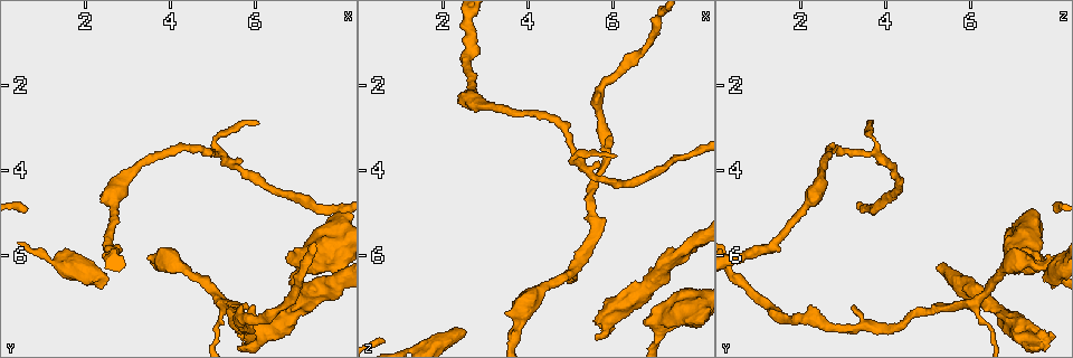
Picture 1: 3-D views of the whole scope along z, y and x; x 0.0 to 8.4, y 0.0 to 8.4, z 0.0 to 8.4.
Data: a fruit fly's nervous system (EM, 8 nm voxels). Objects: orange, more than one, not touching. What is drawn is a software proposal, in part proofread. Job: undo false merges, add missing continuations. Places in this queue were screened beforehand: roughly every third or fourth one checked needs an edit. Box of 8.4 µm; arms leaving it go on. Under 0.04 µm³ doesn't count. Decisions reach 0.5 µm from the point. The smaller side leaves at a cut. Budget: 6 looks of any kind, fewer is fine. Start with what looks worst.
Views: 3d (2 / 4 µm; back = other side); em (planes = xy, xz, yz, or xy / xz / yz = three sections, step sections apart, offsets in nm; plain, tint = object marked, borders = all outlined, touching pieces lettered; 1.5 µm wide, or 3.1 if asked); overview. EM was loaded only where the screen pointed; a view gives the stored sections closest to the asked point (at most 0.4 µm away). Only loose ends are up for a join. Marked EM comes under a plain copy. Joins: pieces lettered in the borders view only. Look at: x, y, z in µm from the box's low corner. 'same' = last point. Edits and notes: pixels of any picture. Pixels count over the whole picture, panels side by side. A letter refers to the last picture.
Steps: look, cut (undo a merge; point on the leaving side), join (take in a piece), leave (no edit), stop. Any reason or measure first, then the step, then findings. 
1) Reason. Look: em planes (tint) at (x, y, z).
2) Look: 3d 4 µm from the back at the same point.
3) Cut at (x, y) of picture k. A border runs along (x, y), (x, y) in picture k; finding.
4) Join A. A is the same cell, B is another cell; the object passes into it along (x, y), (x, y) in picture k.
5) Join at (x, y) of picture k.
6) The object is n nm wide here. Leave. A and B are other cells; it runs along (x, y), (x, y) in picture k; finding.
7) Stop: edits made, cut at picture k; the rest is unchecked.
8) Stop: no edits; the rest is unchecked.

Stops while still wide. Look: 3d 4 µm at (2.55, 6.45, 7.70).

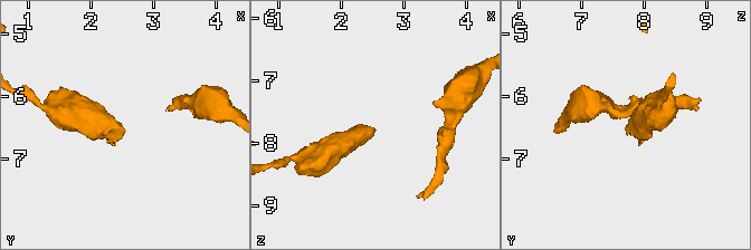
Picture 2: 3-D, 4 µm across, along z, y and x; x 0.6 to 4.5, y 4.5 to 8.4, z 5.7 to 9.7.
Shape alone is not enough. Look: em planes (borders) at (2.55, 6.45, 7.75).

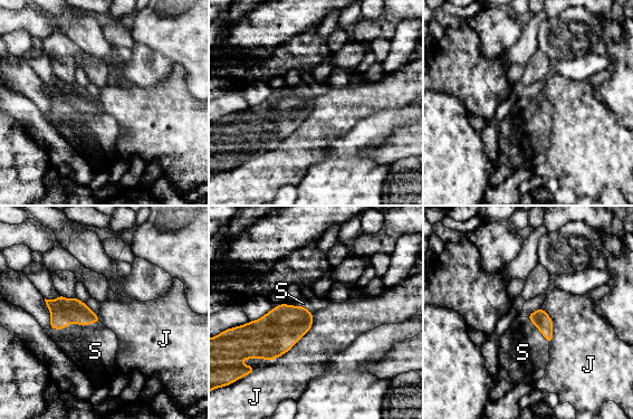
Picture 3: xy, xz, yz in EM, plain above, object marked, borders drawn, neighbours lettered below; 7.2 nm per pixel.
The longest contact is with J, 400 nm. Join S. S is the same cell, J is another cell; the object passes into it along (540, 320), (538, 329), (523, 352) in picture 3; it goes on there.

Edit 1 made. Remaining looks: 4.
Look: overview.

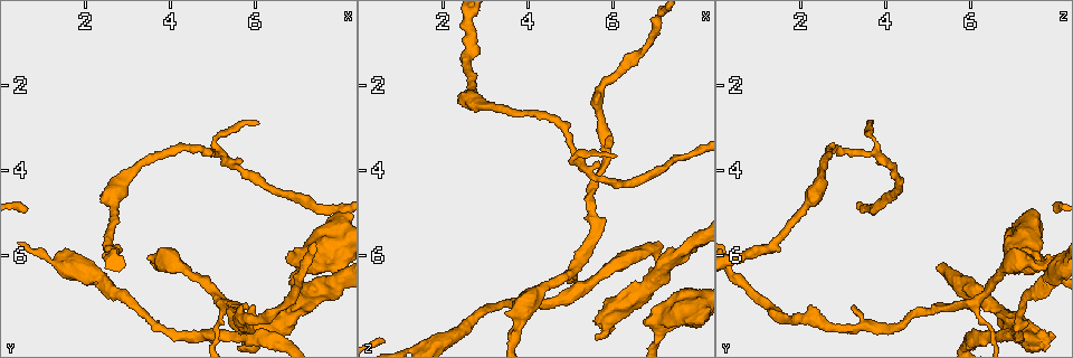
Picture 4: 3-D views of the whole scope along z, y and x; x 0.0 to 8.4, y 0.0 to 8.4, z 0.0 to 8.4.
Look: em xz step 8 (borders) at (2.65, 4.85, 2.10).

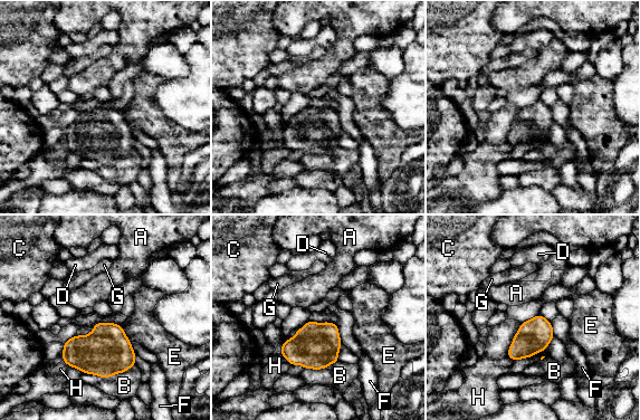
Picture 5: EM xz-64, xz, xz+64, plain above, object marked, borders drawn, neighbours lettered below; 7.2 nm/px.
Leave. A, B, C, D, E, F, G and H are other cells; a border runs along (521, 323), (508, 350), (513, 361) in picture 5; continuous, no second neuron.

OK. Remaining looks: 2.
Calibre changes. Look: em xy step 8 (tint) at (7.40, 6.00, 7.35).

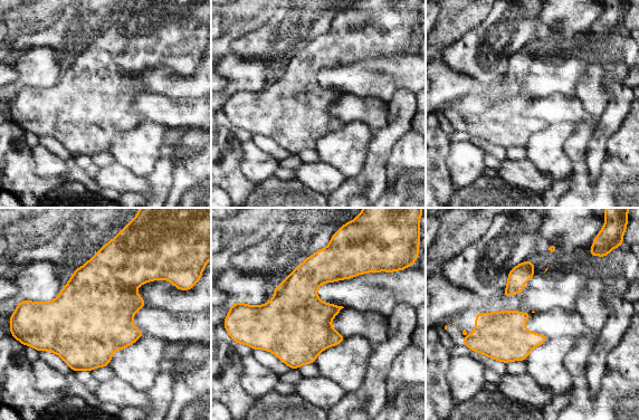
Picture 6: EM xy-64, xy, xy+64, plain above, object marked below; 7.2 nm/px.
Look: em xy step 8 (borders) at the same point.

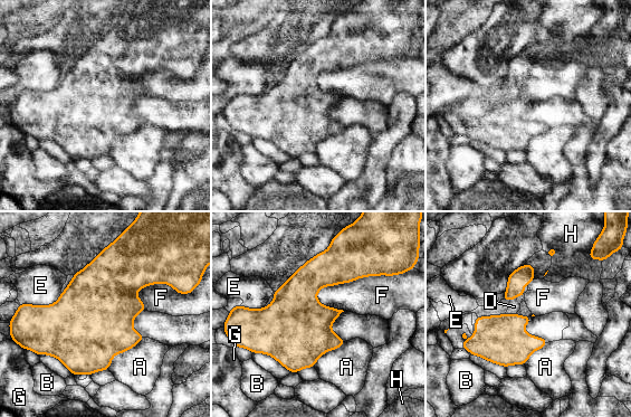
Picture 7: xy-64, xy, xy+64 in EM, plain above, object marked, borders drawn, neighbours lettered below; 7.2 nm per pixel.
Leave. A, B, D, E, F, G and H are other cells; a border runs along (373, 275), (324, 285), (316, 294) in picture 7; all the same neuron.

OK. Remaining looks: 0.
Stop: edits made, join at picture 3; the rest is unchecked.

